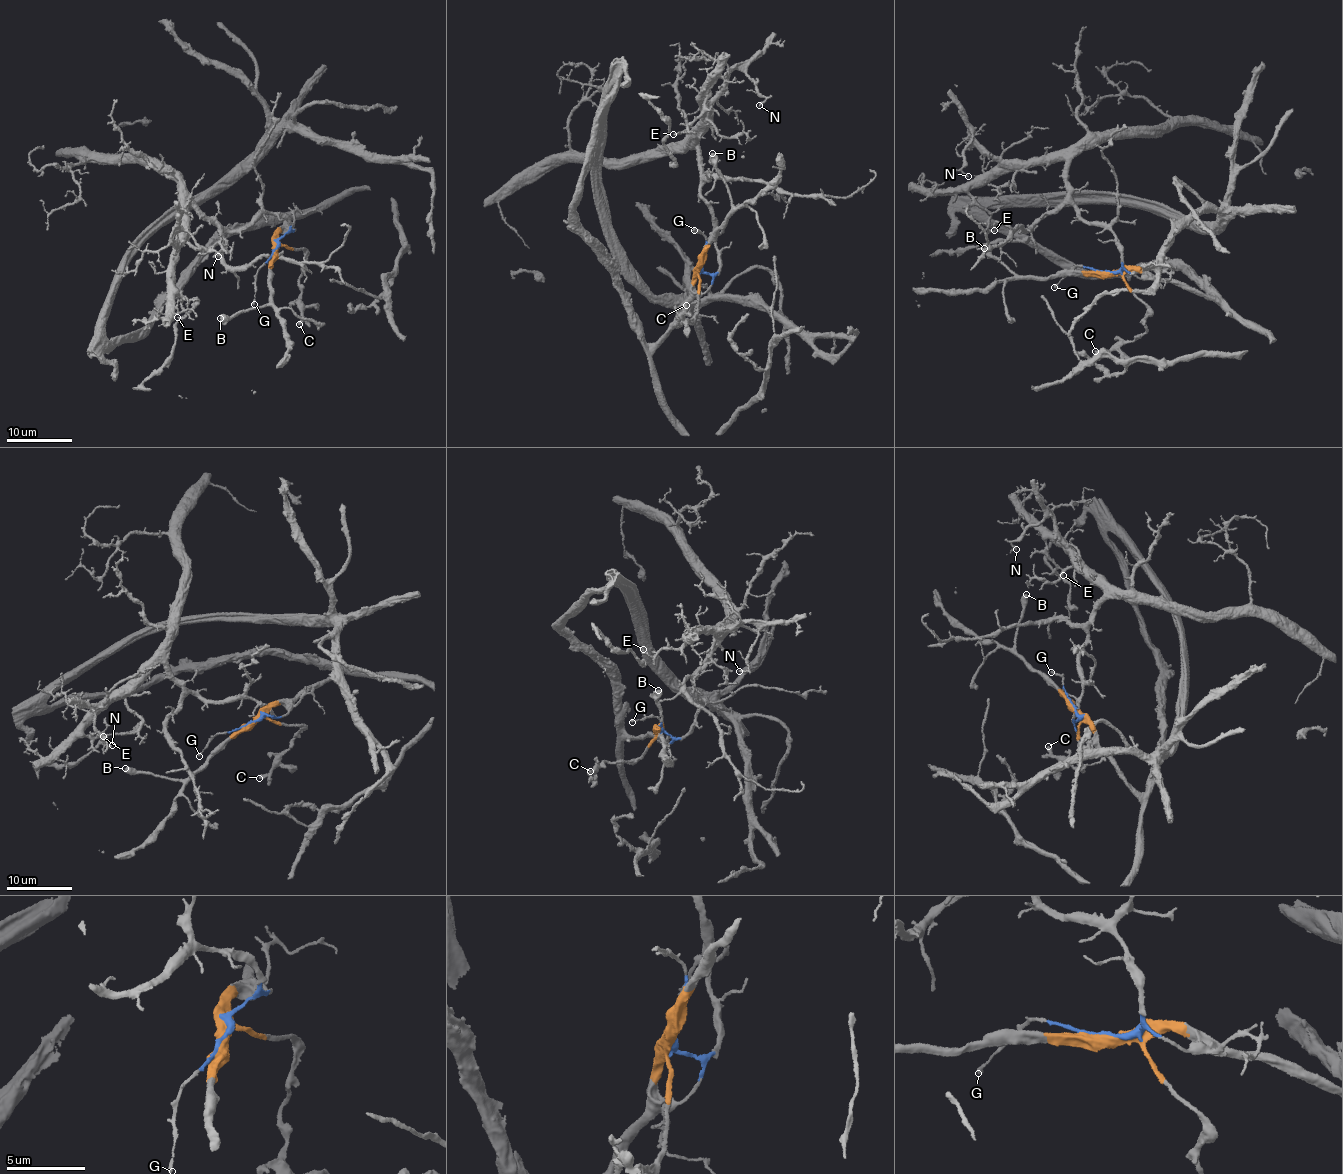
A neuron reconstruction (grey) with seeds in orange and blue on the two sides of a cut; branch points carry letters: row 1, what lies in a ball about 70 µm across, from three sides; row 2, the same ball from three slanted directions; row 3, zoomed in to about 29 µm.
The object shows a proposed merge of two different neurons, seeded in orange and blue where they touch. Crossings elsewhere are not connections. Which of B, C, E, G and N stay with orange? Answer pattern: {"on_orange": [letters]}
{"on_orange": ["B", "C"]}

